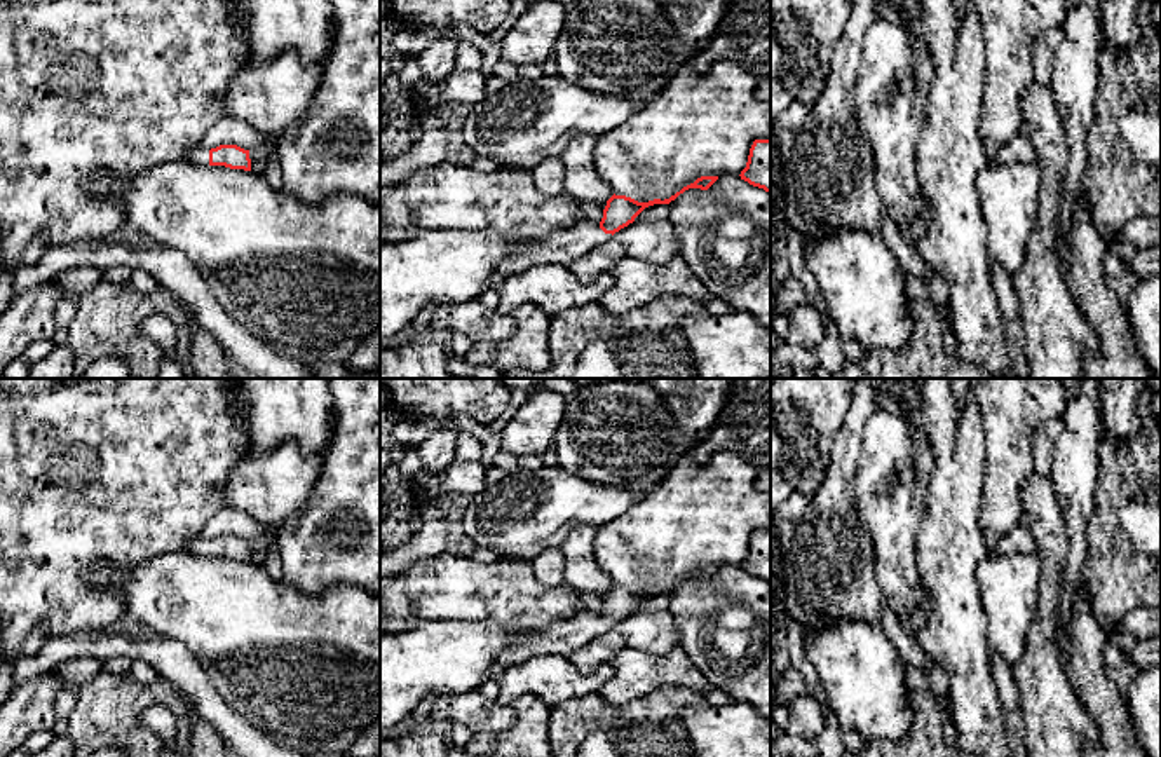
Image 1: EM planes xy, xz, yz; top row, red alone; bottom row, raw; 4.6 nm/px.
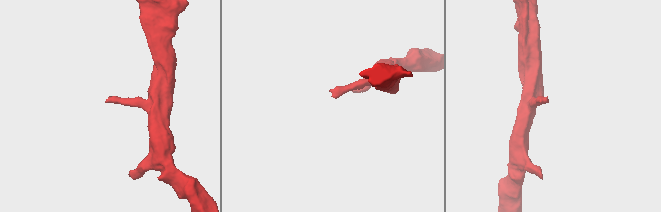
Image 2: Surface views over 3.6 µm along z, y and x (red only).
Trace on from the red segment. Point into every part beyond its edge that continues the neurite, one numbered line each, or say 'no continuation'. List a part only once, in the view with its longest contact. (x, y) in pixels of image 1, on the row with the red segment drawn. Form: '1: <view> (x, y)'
1: xz (562, 246)

